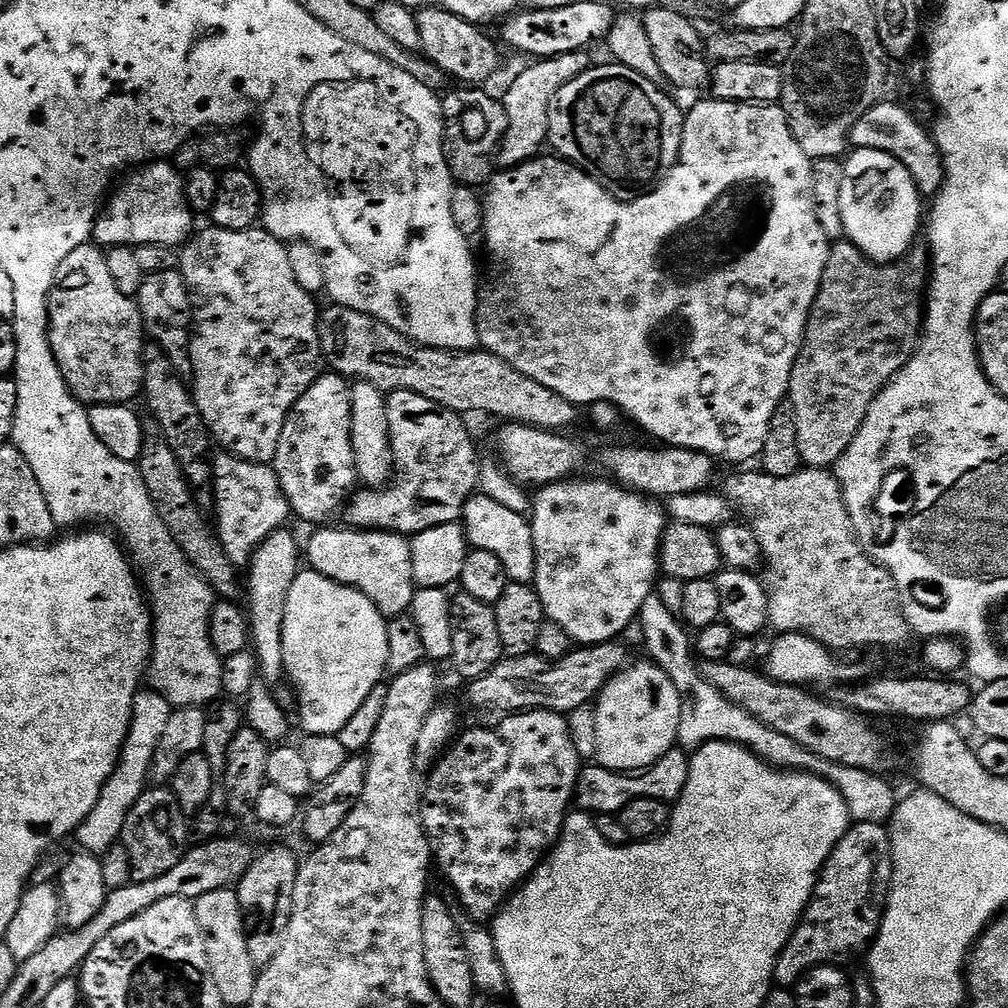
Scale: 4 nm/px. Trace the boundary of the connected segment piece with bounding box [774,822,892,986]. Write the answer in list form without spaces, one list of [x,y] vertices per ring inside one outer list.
[[[856,822],[838,842],[838,846],[824,863],[816,882],[816,889],[808,909],[800,919],[800,925],[786,942],[776,963],[775,983],[792,986],[805,972],[821,966],[844,966],[855,956],[863,957],[871,949],[876,931],[880,928],[880,917],[884,915],[884,905],[888,899],[888,889],[892,887],[892,833],[884,824]]]

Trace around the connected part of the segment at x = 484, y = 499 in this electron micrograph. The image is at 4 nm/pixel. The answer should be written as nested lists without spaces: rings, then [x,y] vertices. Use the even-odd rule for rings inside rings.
[[[478,492],[464,507],[462,527],[473,549],[486,550],[501,558],[513,583],[531,583],[535,579],[533,530],[531,521],[523,513],[502,506],[500,500],[489,493]]]

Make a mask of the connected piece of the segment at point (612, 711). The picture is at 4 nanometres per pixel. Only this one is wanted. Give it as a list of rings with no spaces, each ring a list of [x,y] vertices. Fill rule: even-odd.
[[[643,658],[635,664],[629,663],[625,668],[600,691],[594,701],[596,721],[598,722],[598,750],[596,760],[599,767],[608,768],[612,772],[639,773],[648,768],[658,758],[662,758],[672,748],[677,747],[678,726],[682,718],[684,701],[682,694],[676,689],[666,670],[651,659]]]

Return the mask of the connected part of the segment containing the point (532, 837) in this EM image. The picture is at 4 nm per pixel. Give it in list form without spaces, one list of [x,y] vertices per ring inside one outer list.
[[[529,710],[505,715],[501,720],[504,721],[497,728],[472,728],[465,736],[463,733],[427,773],[428,780],[426,776],[422,788],[420,813],[435,863],[452,883],[461,906],[476,922],[495,917],[505,901],[556,847],[582,771],[567,719],[561,713]]]

